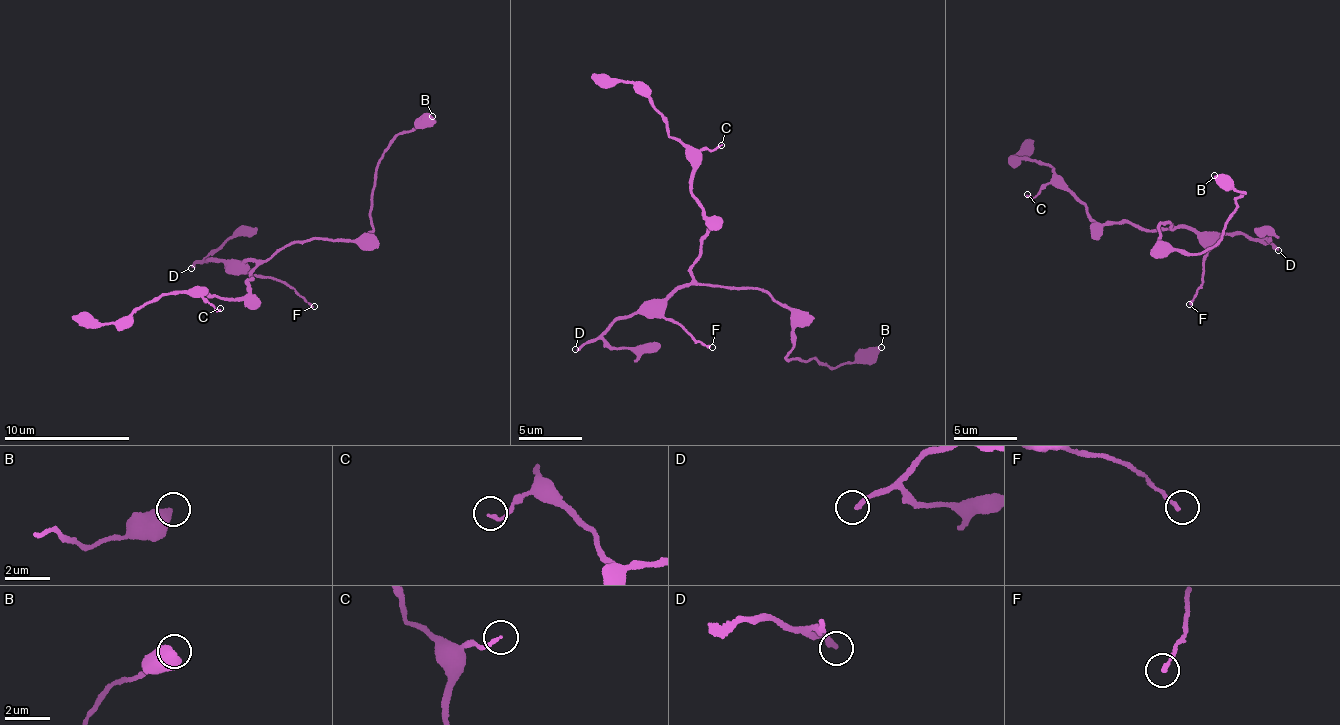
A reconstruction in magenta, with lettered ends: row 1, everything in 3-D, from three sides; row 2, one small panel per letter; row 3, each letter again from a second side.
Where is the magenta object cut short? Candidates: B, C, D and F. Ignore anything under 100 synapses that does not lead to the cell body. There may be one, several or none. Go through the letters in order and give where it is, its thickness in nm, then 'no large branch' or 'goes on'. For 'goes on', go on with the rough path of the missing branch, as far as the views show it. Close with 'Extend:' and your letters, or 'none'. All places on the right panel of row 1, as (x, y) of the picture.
B: at (1214, 175); 550 nm thick; no large branch
C: at (1027, 194); 120 nm thick; no large branch
D: at (1278, 250); 190 nm thick; goes on
F: at (1189, 304); 140 nm thick; no large branch
Extend: D

